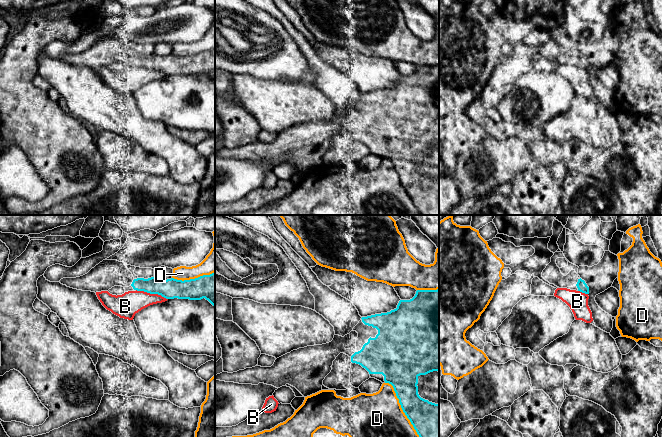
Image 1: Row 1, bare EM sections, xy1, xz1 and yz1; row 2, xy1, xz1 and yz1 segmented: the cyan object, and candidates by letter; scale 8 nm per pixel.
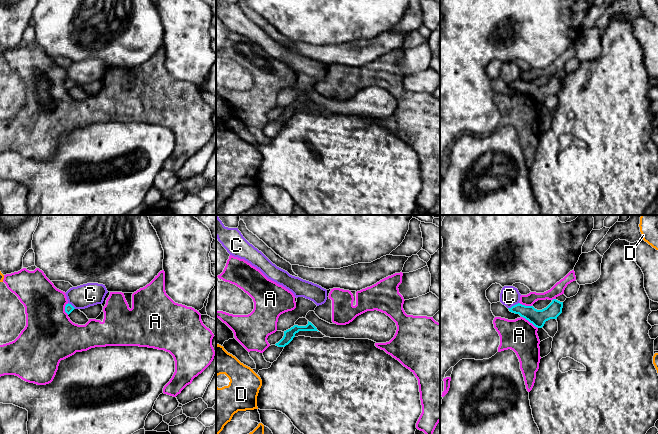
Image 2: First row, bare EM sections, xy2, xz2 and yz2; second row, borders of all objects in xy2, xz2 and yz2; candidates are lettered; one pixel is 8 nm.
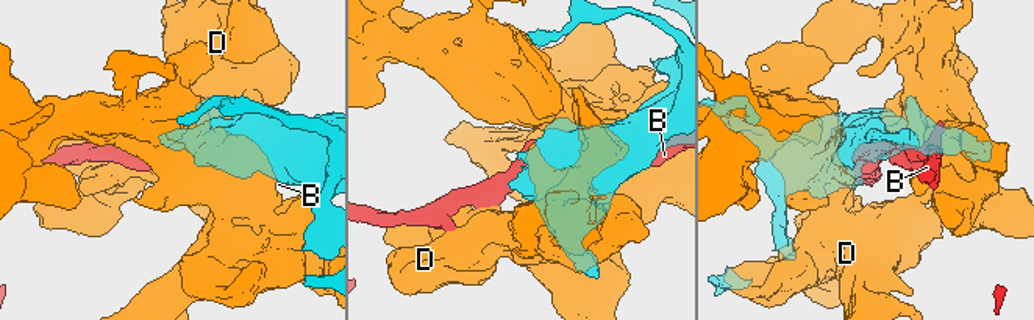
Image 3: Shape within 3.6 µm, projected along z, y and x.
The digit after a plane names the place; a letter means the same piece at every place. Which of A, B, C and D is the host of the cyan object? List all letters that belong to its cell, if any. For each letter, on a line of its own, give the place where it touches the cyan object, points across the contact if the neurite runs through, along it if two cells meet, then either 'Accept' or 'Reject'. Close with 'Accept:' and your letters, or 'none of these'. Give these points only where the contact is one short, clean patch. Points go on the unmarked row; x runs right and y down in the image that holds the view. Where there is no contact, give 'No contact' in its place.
A: Touches cyan at yz2 (529, 97). Reject
B: Touches cyan at xy1 (152, 69). Reject
C: Touches cyan at yz2 (514, 81). Boundary: yz2 (518, 78), (508, 84). Reject
D: Touches cyan at xz1 (402, 185). Reject
Accept: none of these

